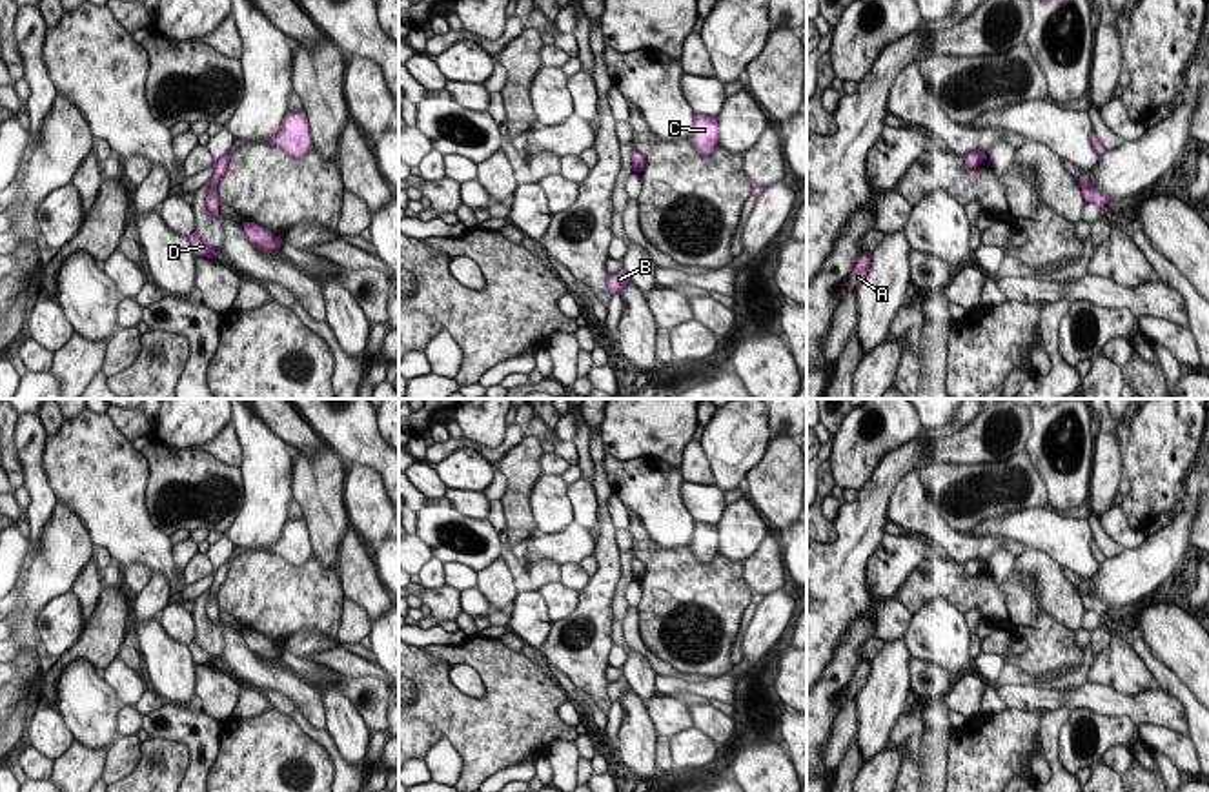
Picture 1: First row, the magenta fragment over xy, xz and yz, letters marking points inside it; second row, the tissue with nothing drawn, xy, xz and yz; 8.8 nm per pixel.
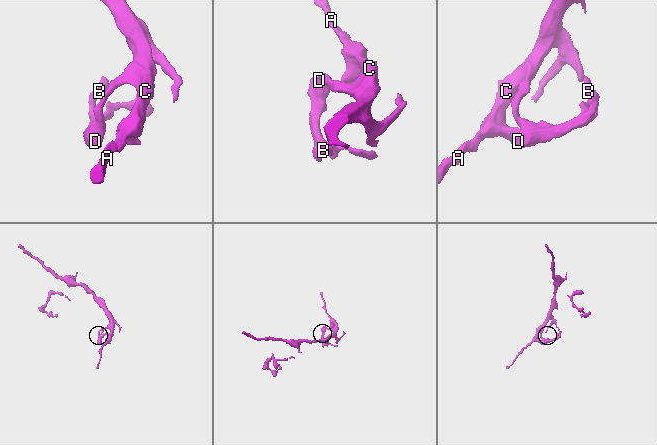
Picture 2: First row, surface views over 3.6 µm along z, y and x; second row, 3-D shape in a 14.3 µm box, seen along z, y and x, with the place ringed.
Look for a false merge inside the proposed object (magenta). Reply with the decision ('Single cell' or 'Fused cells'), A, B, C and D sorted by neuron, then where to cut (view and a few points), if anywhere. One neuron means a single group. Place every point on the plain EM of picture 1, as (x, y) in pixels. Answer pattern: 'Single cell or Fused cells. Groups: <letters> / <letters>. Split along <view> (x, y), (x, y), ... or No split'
Single cell. Groups: A B C D. No split.

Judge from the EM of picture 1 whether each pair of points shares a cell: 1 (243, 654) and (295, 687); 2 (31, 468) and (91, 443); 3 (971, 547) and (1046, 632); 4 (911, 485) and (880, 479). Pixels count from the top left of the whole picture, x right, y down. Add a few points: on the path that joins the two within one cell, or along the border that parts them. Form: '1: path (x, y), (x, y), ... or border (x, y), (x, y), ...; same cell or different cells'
1: path (255, 667), (264, 676), (283, 681); same cell
2: border (46, 436), (40, 470), (57, 501); different cells
3: border (951, 558), (965, 563); different cells
4: border (913, 468), (896, 485), (889, 499), (887, 517); different cells

